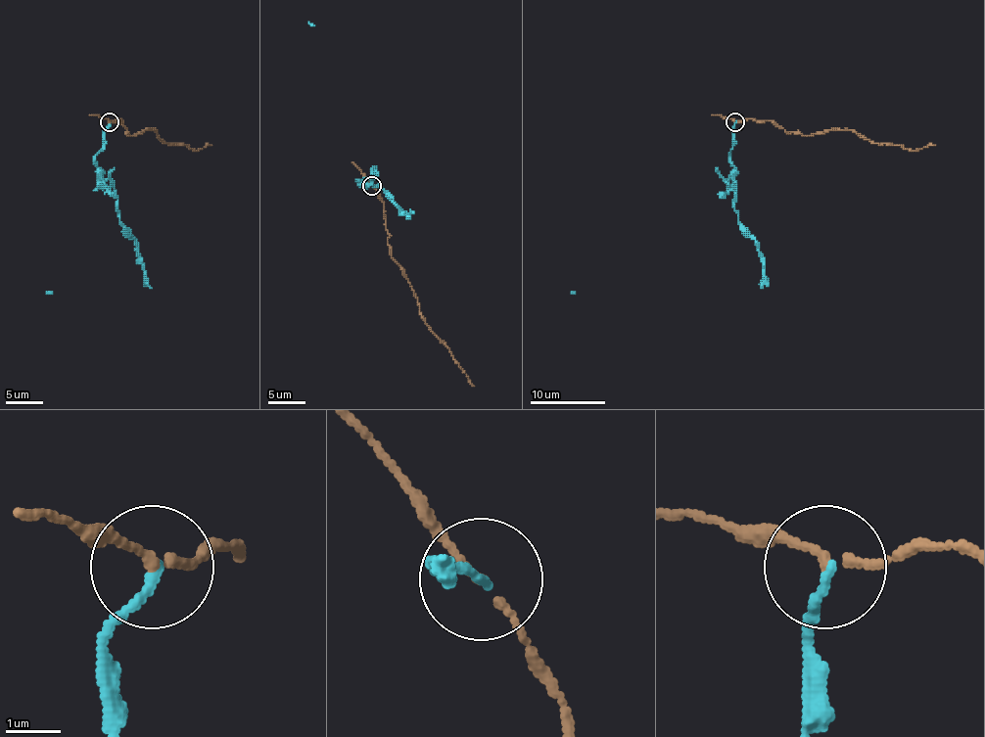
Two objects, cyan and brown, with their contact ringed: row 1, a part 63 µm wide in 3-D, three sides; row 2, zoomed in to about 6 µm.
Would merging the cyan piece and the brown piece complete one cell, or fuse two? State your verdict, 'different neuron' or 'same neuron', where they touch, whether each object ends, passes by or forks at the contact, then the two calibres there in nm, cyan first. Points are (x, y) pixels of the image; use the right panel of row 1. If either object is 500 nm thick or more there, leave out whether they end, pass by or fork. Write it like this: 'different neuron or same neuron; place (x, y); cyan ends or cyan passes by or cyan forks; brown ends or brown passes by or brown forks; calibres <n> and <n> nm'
different neuron; place (734, 122); cyan ends; brown passes by; calibres 170 and 140 nm

